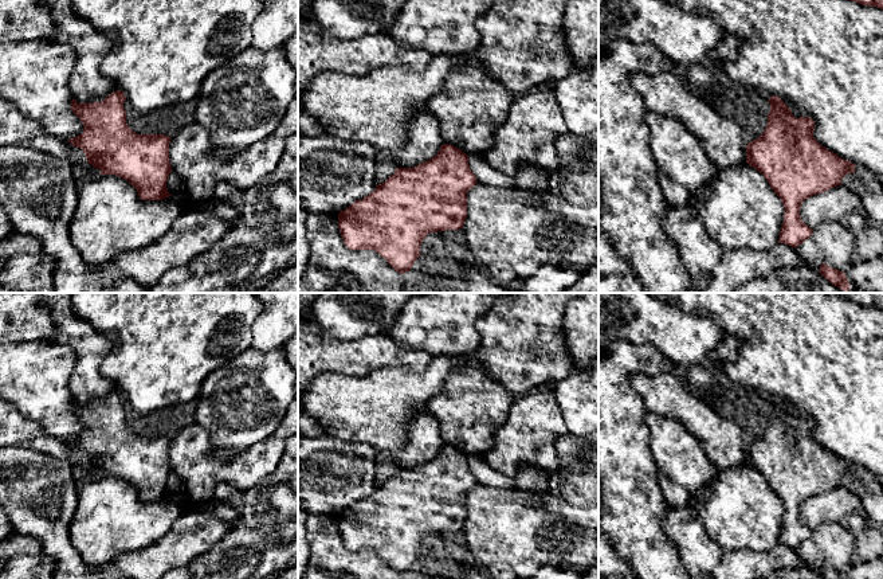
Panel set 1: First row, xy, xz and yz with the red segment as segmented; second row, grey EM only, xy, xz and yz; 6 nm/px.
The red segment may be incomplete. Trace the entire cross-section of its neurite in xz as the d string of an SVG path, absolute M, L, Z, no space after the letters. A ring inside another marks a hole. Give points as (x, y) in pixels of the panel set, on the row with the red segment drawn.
M444 144L428 161L396 168L372 193L341 211L342 240L350 250L374 250L404 274L429 232L463 228L467 192L476 183L468 156Z

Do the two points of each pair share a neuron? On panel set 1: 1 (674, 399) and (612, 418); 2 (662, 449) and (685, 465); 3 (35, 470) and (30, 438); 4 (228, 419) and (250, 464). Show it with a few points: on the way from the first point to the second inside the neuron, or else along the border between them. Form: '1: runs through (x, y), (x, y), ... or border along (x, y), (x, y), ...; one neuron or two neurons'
1: border along (630, 380), (647, 411); two neurons
2: runs through (667, 449), (679, 460); one neuron
3: border along (14, 446), (34, 449), (61, 460); two neurons
4: border along (271, 434), (231, 458), (218, 460), (212, 456); two neurons

